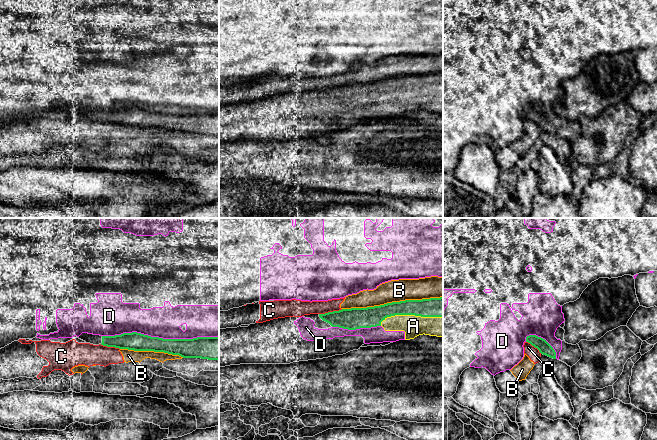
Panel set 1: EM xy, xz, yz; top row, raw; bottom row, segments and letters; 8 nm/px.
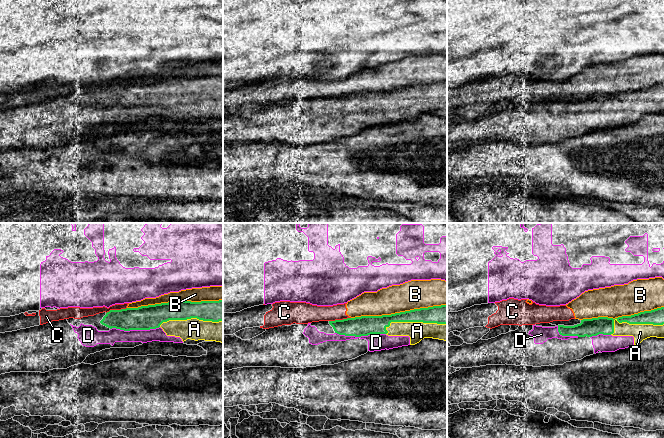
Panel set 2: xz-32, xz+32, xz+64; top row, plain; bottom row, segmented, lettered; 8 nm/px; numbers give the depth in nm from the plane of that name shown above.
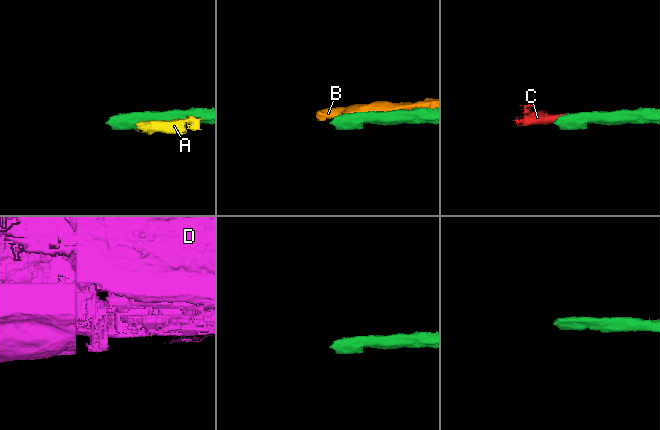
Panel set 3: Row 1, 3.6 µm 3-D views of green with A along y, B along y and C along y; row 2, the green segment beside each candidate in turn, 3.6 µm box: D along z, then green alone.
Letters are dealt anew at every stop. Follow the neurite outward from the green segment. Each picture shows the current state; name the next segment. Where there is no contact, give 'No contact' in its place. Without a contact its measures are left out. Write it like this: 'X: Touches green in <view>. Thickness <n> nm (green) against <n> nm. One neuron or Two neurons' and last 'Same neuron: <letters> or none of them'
A: Touches green in xz. Thickness 160 nm (green) against 170 nm. One neuron
B: Touches green in xz. Thickness 160 nm (green) against 180 nm. Two neurons
C: Touches green in xz. Thickness 180 nm (green) against 130 nm. Two neurons
D: Touches green in xy. Thickness 160 nm (green) against 260 nm. Two neurons
Same neuron: A

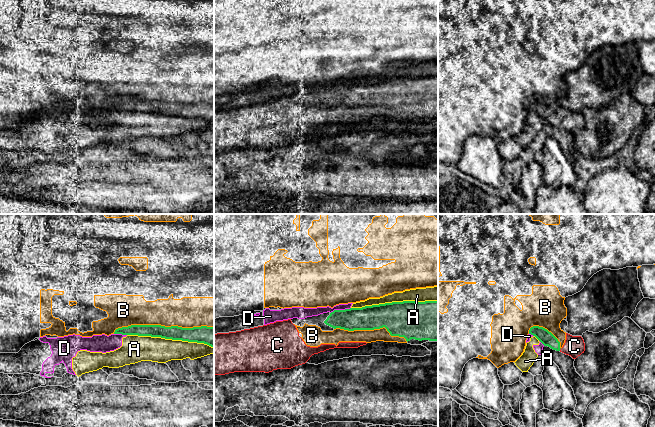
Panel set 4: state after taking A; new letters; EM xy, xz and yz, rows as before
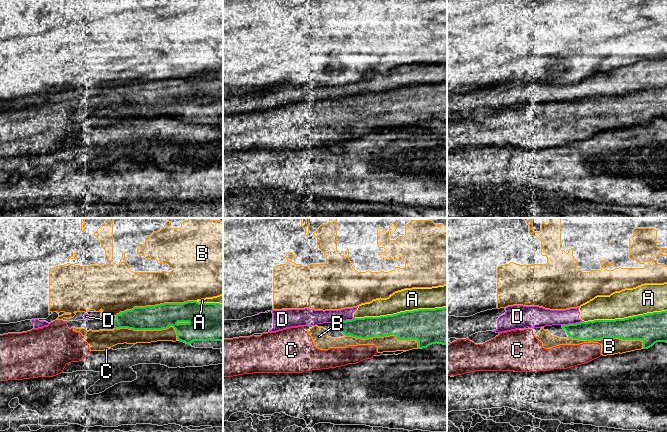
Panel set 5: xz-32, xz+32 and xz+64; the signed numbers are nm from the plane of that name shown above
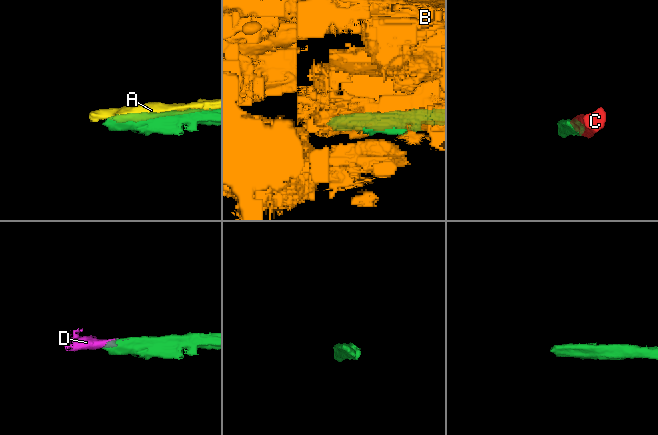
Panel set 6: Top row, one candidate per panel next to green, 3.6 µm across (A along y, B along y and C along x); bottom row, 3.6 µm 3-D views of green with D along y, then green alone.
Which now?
A: Touches green in xy. Thickness 130 nm (green) against 200 nm. Two neurons
B: Touches green in xy. Thickness 110 nm (green) against 260 nm. Two neurons
C: Touches green in yz. Thickness 110 nm (green) against 170 nm. One neuron
D: Touches green in xz. Thickness 190 nm (green) against 80 nm. Two neurons
Same neuron: C

